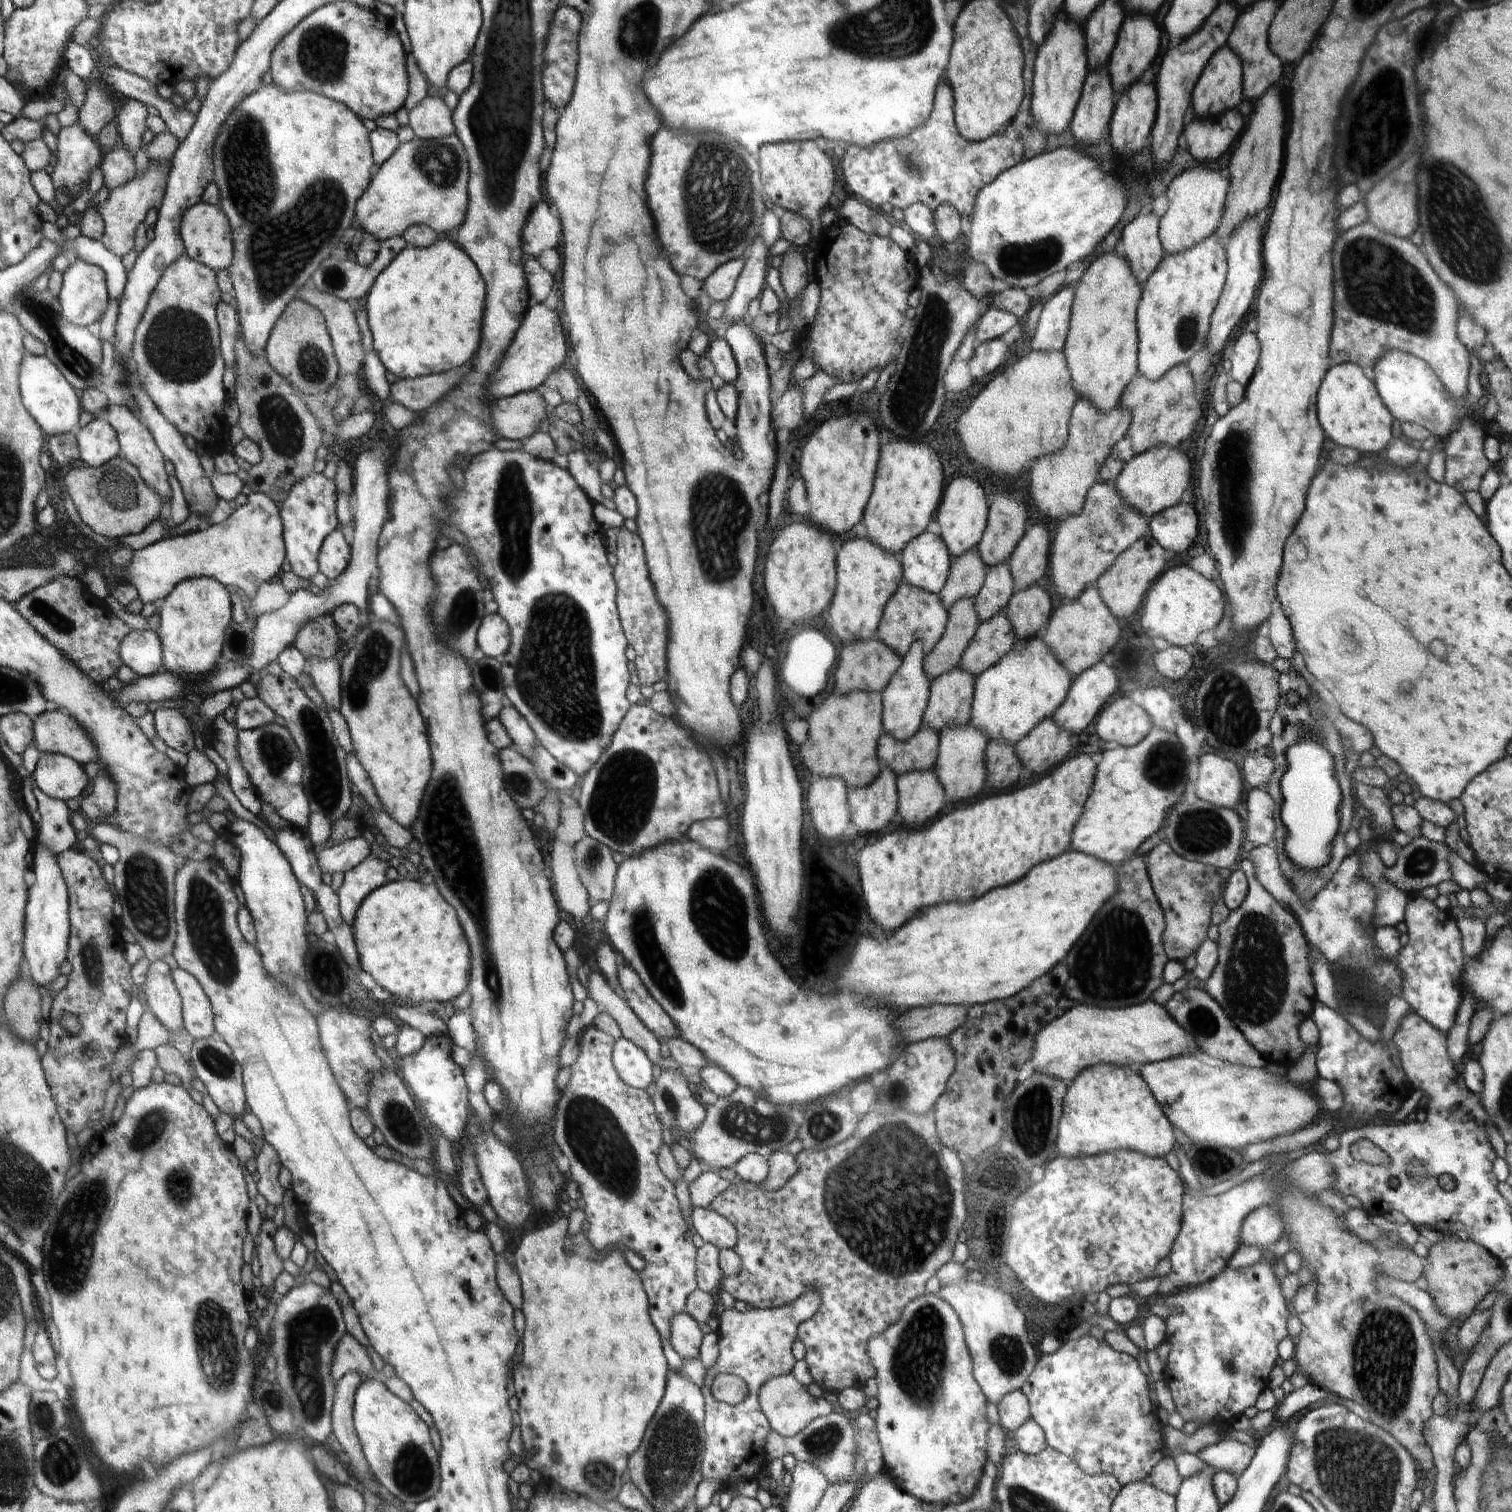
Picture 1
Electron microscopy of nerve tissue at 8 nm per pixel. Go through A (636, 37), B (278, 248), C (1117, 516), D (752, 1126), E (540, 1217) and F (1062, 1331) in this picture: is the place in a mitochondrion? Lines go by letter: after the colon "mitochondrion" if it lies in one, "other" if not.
A: mitochondrion
B: mitochondrion
C: mitochondrion
D: mitochondrion
E: other
F: other

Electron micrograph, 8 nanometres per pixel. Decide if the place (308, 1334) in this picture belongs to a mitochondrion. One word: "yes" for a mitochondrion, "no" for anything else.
yes

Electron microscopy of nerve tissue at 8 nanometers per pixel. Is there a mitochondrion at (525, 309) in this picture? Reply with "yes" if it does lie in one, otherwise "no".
no

